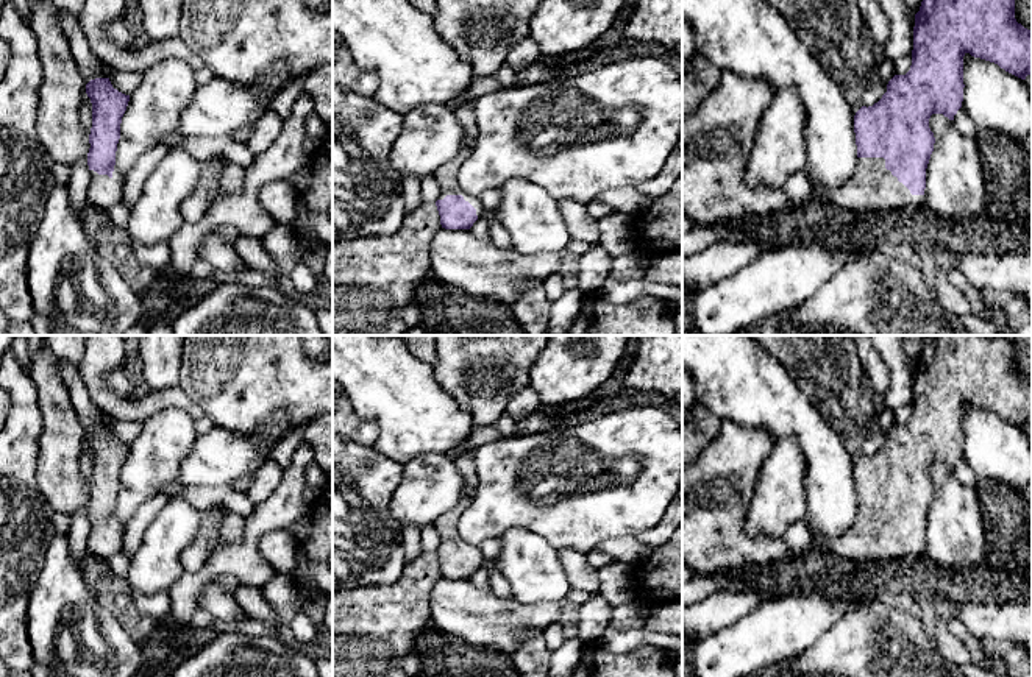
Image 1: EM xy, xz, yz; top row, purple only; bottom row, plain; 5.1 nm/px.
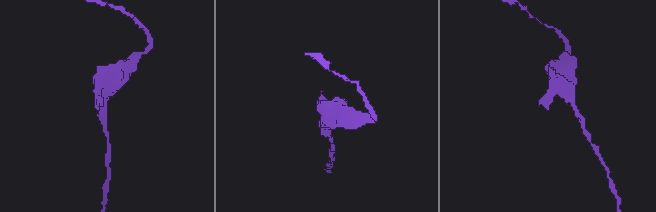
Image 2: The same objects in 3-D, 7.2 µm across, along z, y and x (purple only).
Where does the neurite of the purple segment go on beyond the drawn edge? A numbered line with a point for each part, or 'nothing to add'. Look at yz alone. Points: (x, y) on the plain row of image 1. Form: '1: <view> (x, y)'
1: yz (873, 537)

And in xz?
1: xz (447, 524)

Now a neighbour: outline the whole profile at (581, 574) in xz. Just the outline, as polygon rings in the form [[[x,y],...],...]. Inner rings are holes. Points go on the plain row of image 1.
[[[564,548],[559,549],[559,560],[564,566],[571,590],[579,590],[587,593],[600,591],[598,569],[595,569],[589,563],[585,554],[573,548]]]

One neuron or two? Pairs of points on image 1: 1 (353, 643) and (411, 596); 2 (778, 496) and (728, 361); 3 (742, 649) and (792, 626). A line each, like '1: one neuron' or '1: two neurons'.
1: one neuron
2: two neurons
3: one neuron

